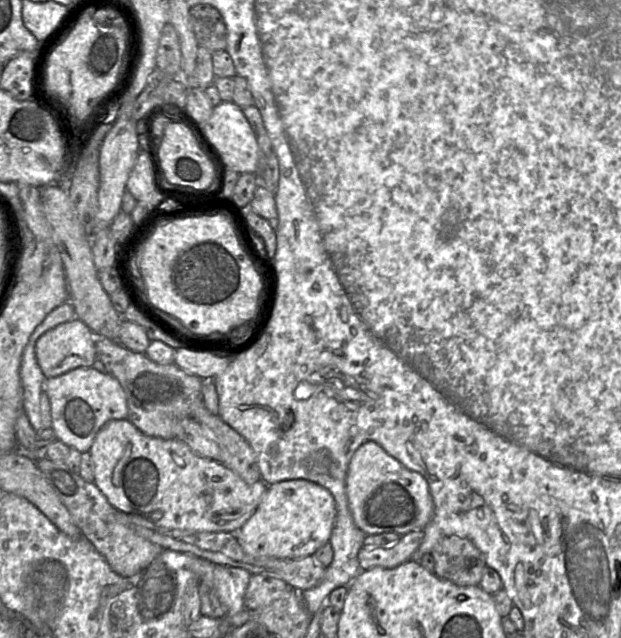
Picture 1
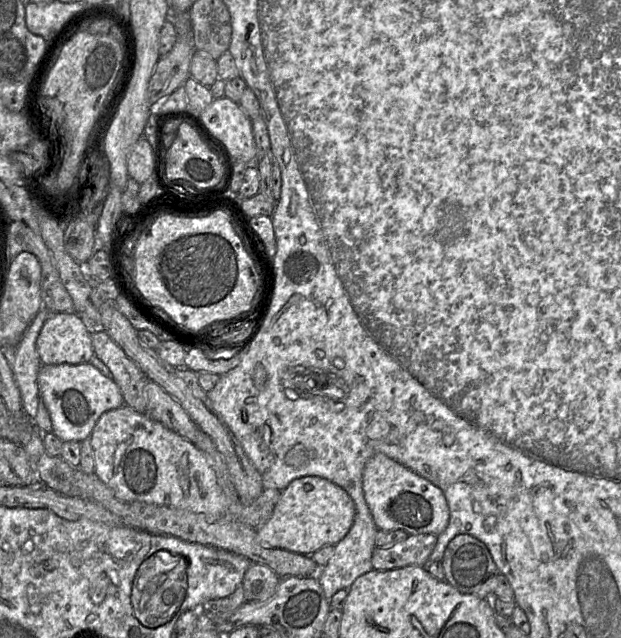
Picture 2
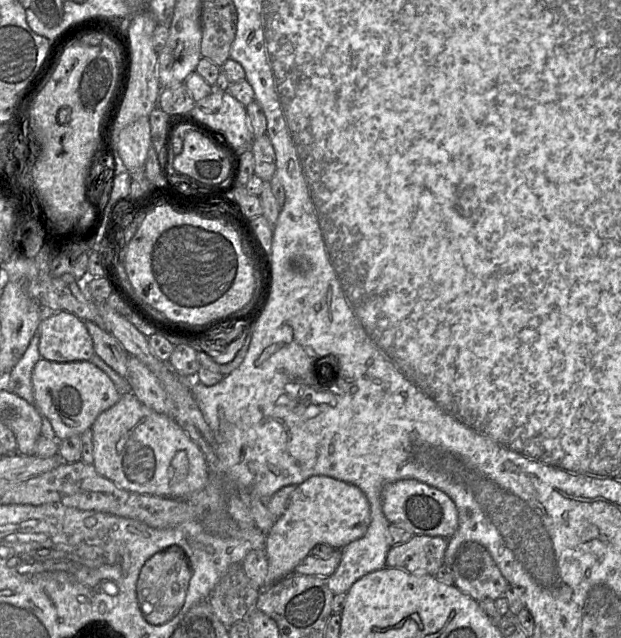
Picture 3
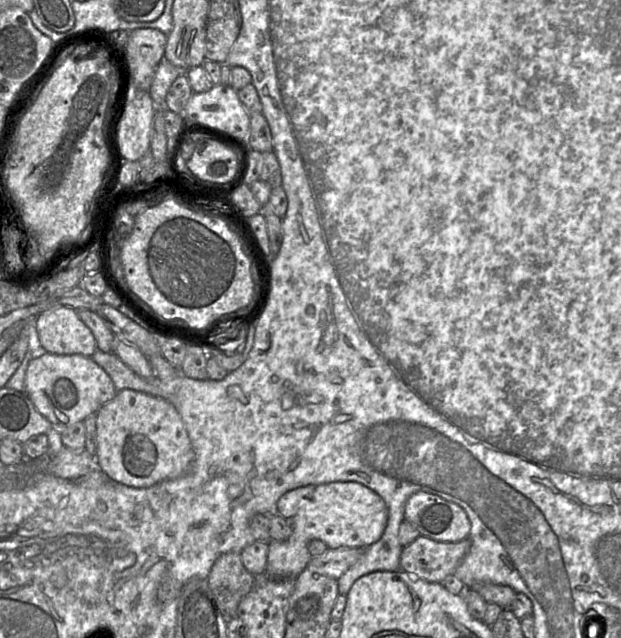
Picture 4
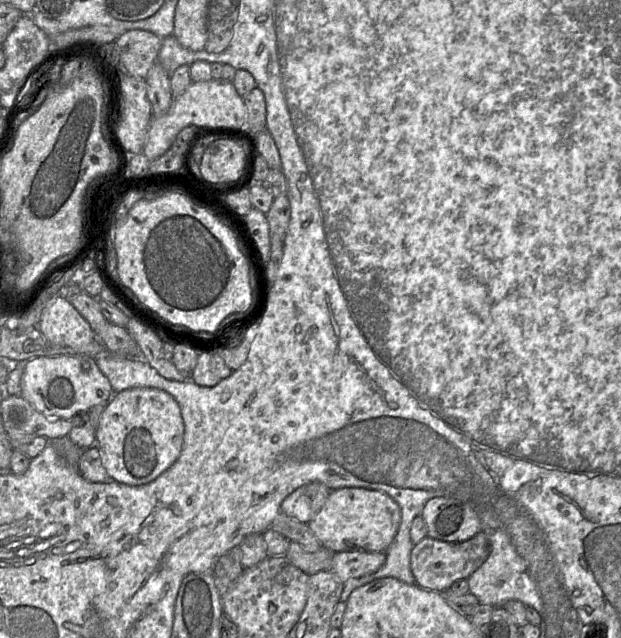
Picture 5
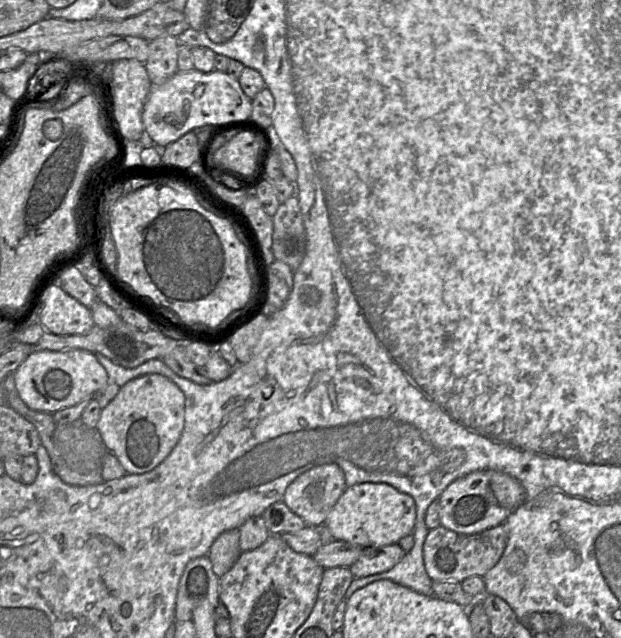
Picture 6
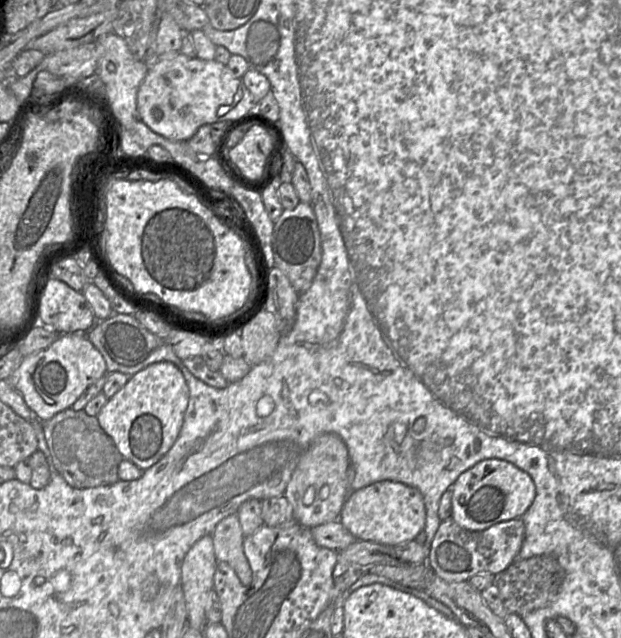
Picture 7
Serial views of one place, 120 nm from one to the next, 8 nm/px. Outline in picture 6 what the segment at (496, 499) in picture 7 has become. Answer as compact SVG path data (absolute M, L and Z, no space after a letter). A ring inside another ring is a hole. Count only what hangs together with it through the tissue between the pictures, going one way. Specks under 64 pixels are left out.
M491 469L474 471L456 479L440 495L440 525L459 534L477 534L504 523L525 499L526 491L514 477Z

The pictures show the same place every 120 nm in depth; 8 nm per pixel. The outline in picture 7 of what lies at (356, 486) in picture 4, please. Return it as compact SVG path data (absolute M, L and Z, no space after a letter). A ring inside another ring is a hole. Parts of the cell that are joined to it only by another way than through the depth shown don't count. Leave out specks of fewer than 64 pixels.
M382 480L351 491L338 520L357 540L395 546L414 540L424 530L426 508L418 489L401 482Z

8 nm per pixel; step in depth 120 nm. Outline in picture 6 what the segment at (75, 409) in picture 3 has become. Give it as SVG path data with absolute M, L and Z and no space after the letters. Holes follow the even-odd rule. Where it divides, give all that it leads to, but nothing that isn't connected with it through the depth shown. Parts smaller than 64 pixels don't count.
M81 349L43 350L28 355L14 372L14 383L20 399L27 407L35 411L53 414L61 409L72 407L86 398L95 397L97 392L108 385L109 376L92 352Z

